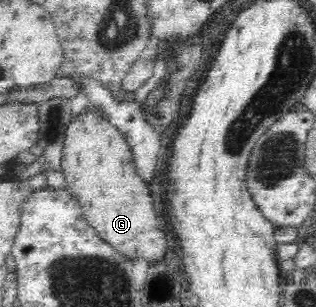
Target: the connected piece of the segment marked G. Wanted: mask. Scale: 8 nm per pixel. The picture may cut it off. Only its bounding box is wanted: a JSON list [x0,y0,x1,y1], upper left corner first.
[61,108,168,268]

